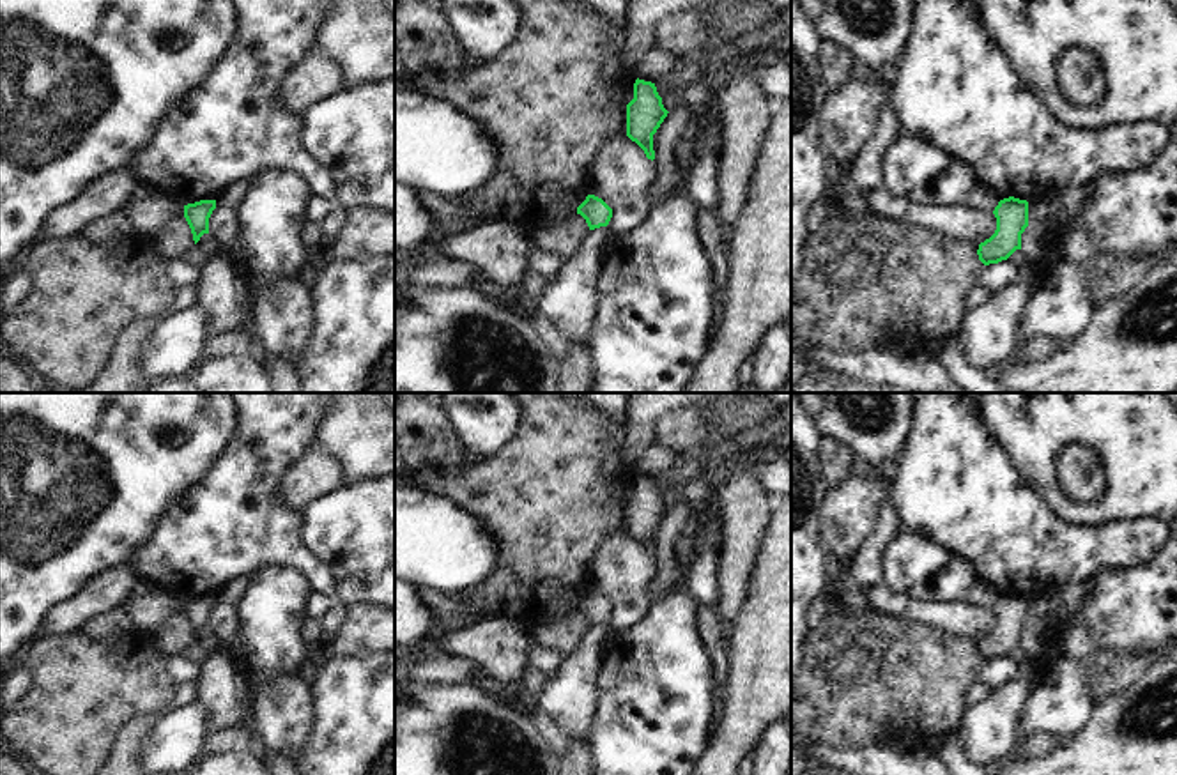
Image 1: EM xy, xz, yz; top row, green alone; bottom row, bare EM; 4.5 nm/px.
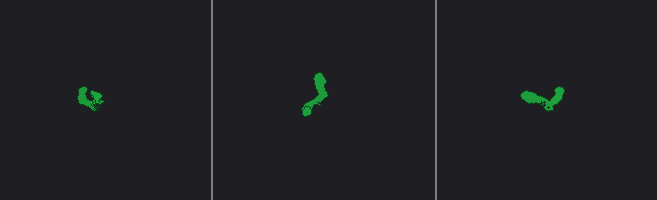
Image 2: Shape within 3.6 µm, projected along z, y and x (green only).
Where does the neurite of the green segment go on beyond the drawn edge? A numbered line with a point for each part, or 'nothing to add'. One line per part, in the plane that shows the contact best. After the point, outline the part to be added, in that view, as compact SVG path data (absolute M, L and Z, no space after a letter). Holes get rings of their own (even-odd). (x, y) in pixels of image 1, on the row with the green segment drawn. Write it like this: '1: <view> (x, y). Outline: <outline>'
nothing to add

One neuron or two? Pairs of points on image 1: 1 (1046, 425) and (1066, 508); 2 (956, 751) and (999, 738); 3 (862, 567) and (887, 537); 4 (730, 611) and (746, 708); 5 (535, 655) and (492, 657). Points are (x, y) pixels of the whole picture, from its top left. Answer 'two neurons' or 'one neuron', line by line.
1: one neuron
2: two neurons
3: one neuron
4: two neurons
5: two neurons

